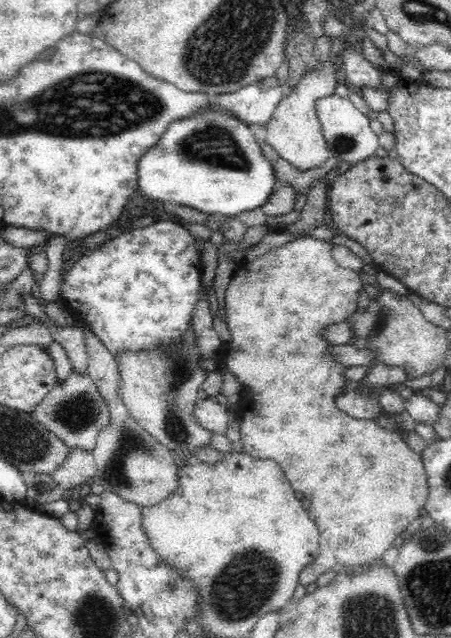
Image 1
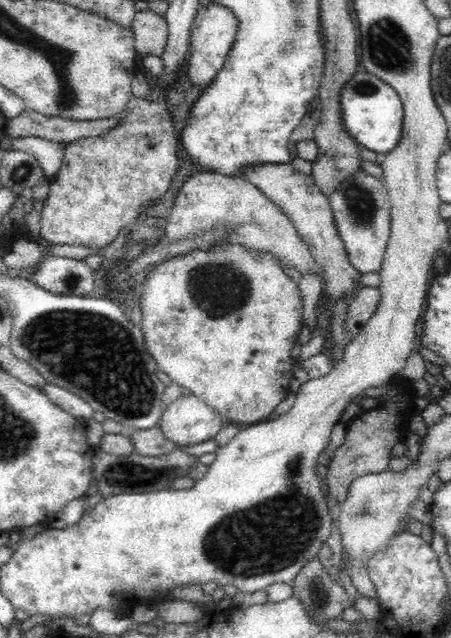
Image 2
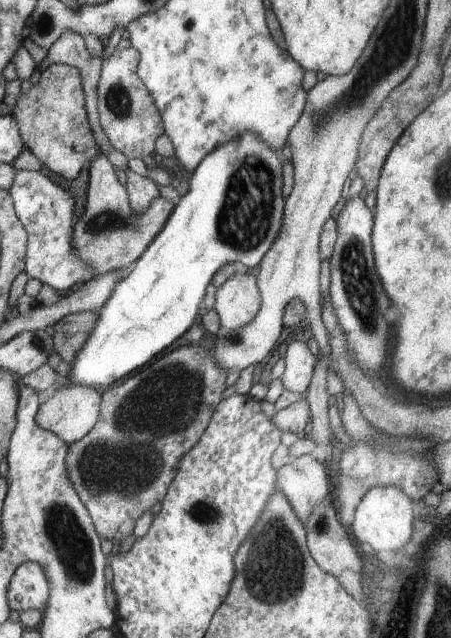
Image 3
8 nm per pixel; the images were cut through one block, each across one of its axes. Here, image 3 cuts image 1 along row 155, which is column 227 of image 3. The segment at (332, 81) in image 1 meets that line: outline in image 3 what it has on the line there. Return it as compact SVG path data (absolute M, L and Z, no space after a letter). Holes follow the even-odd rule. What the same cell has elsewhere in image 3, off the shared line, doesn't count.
M245 272L231 274L215 289L213 310L221 329L237 330L249 324L259 310L256 277Z

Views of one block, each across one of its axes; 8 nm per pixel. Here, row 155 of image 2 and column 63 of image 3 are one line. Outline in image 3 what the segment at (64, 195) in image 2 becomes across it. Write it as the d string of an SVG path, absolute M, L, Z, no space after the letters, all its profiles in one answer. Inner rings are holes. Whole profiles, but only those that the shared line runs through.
M60 63L48 65L40 74L39 80L27 92L17 96L10 115L24 148L51 172L64 179L74 179L100 151L86 120L79 74L75 68Z

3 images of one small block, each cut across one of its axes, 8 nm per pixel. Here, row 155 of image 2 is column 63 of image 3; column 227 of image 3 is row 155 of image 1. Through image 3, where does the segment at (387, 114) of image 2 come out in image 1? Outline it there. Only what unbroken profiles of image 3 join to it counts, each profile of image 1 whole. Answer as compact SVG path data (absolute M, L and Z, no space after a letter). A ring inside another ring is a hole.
M206 106L184 120L174 120L160 141L137 160L136 190L142 198L177 204L222 220L262 206L276 185L252 132L237 116L218 106Z

